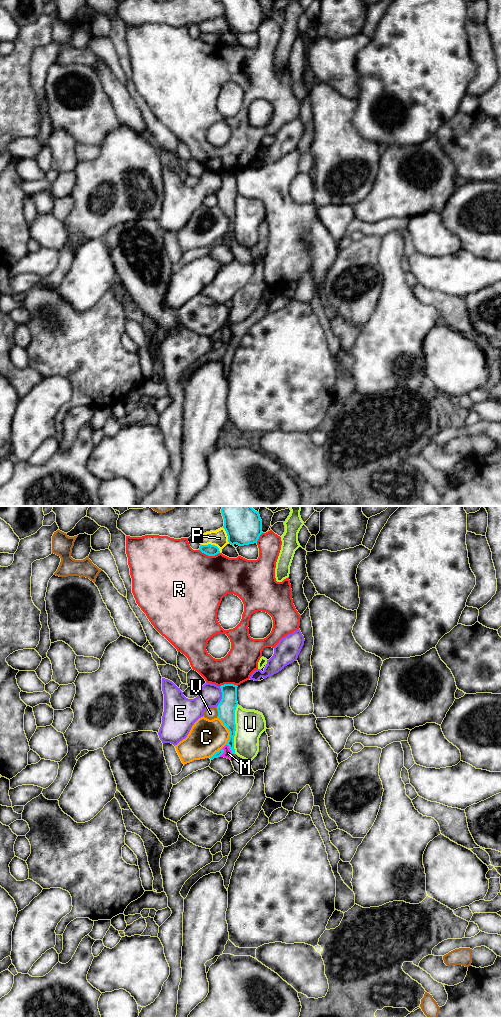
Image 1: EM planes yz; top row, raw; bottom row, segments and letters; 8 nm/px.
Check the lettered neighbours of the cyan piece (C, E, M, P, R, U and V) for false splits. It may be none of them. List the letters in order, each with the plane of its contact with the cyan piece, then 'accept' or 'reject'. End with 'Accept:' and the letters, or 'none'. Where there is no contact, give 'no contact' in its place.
C: yz | reject
E: yz | reject
M: yz | reject
P: yz | reject
R: yz | reject
U: yz | reject
V: yz | reject
Accept: none

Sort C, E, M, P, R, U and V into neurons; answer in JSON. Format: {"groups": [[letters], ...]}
{"groups": [["C"], ["E"], ["M"], ["P"], ["R"], ["U"], ["V"]]}

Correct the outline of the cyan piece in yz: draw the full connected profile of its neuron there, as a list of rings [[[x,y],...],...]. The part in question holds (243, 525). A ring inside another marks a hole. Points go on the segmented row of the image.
[[[222,506],[221,513],[229,544],[244,546],[257,543],[263,533],[259,512],[251,506]]]

